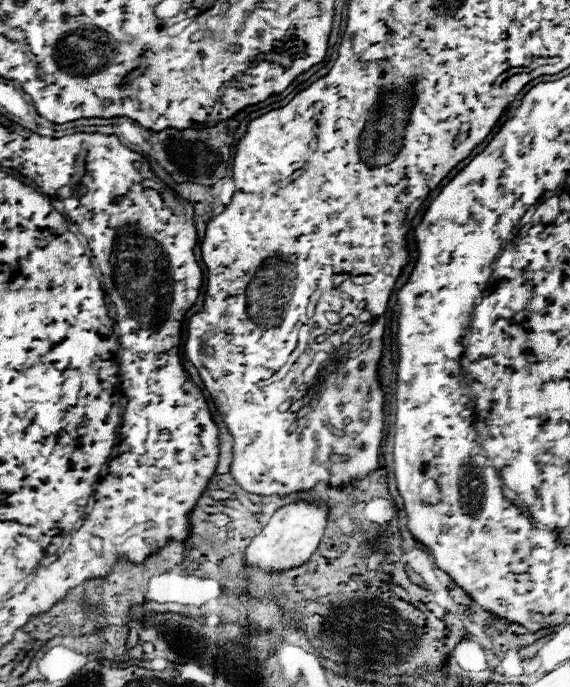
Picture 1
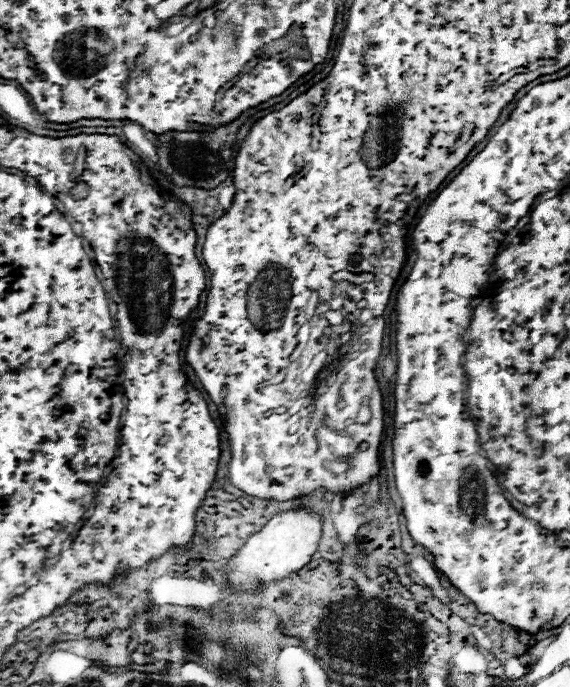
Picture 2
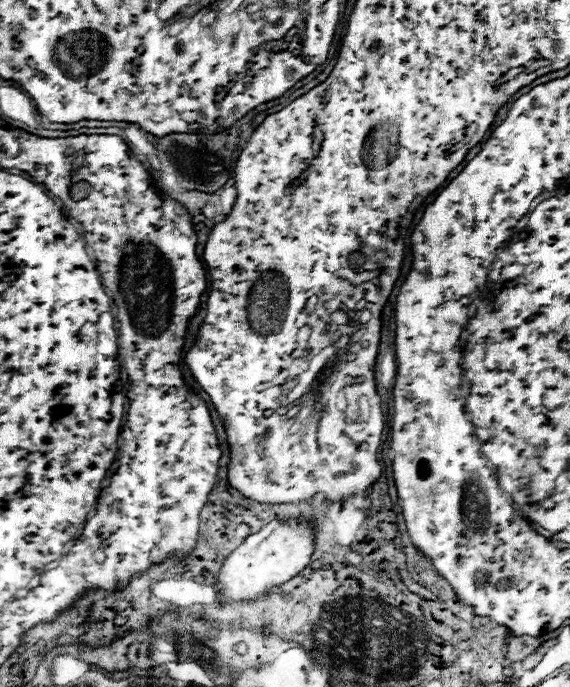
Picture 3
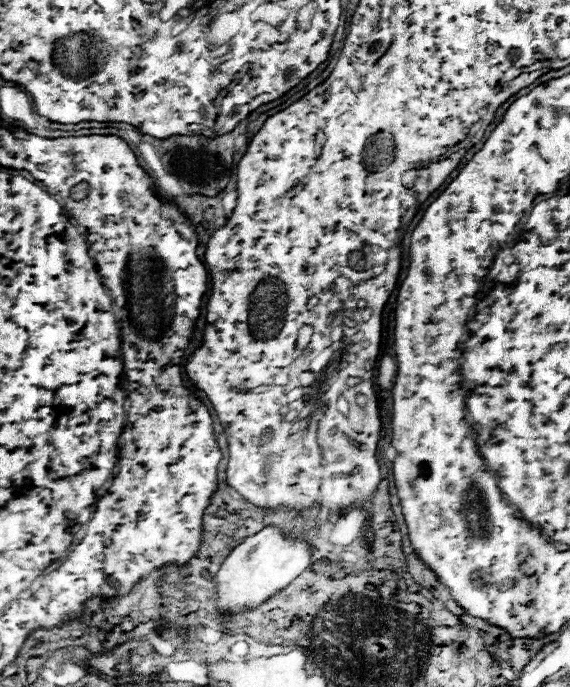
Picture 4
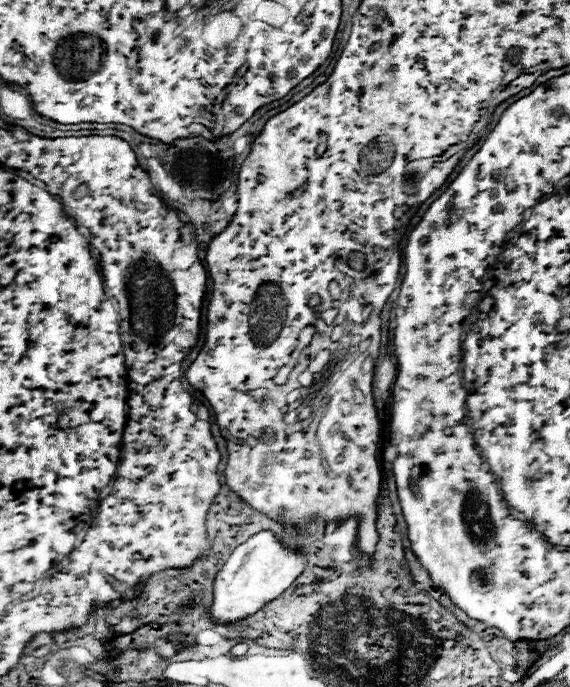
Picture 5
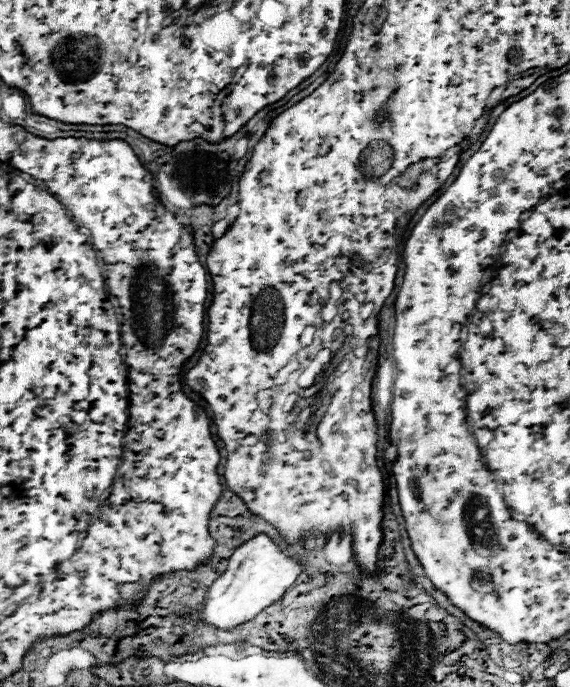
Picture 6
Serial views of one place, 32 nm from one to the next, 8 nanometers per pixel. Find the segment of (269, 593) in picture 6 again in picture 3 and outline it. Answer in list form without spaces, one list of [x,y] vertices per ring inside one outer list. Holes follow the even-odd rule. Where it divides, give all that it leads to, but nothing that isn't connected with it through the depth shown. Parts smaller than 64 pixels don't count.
[[[270,522],[254,536],[248,536],[224,562],[218,584],[222,590],[222,602],[244,602],[244,600],[260,600],[272,588],[282,586],[290,578],[298,576],[308,564],[314,552],[314,534],[306,524],[282,524]]]

